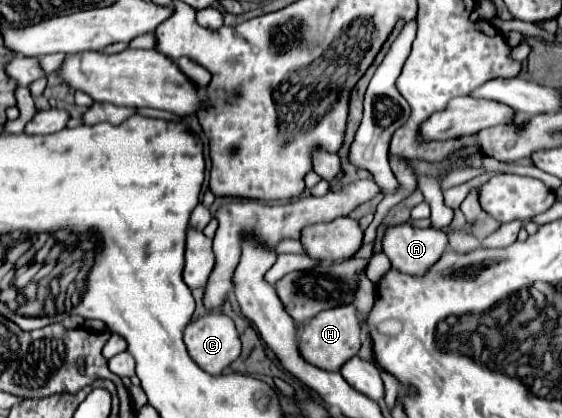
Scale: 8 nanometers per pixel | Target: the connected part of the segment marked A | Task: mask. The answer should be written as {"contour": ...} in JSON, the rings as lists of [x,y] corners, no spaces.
{"contour":[[[392,225],[382,237],[382,249],[392,267],[408,275],[424,275],[446,251],[448,237],[436,229]]]}

